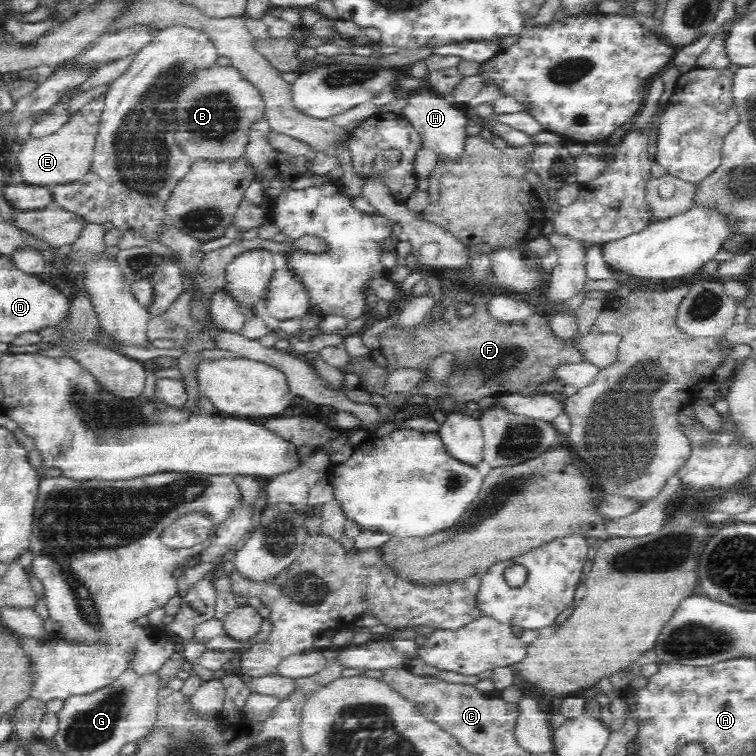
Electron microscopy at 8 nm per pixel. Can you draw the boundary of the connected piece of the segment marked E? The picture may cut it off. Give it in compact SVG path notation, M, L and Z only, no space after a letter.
M105 94L90 99L69 121L55 133L42 138L30 137L17 155L20 166L20 179L32 187L53 188L58 185L72 184L90 172L98 120L105 107Z

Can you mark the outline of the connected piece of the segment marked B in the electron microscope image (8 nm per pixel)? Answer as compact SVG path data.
M216 66L202 72L177 96L178 144L194 160L232 160L244 156L252 123L265 114L262 95L232 66Z

